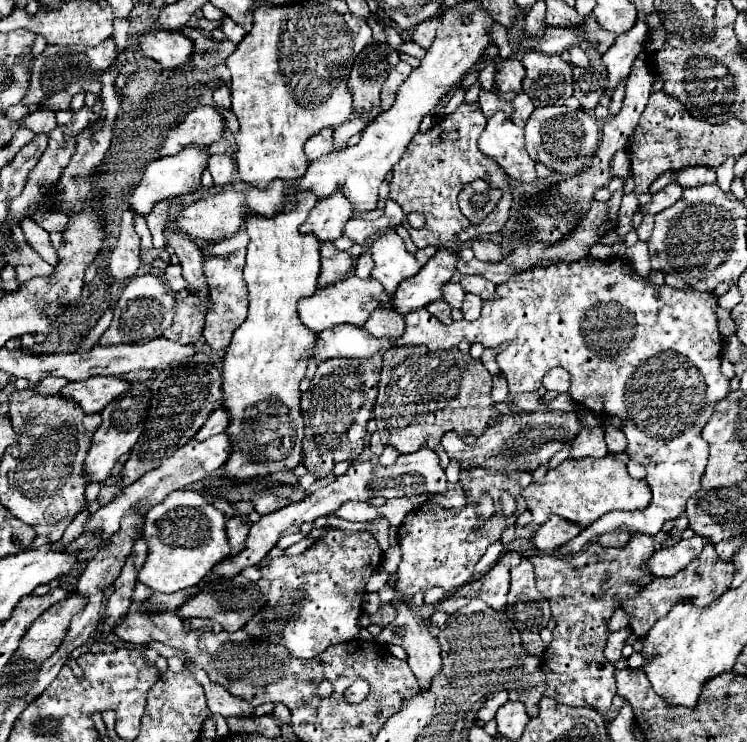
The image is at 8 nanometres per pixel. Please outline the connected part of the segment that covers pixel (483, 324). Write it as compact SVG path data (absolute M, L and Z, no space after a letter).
M582 257L572 263L558 263L550 267L532 267L510 277L506 283L496 285L496 295L484 301L482 315L476 321L454 321L452 325L442 325L426 309L408 313L406 333L400 341L376 339L364 327L336 325L318 335L310 359L318 363L334 357L368 359L374 353L384 353L392 347L414 347L426 345L428 349L450 349L462 339L482 343L488 349L498 351L498 365L508 381L510 393L530 393L542 383L542 377L552 367L562 367L570 373L570 397L572 401L584 405L598 415L620 417L624 421L624 435L628 439L628 457L646 467L646 481L652 489L652 501L640 511L612 511L594 521L578 537L570 539L558 551L562 555L576 555L584 545L592 543L596 537L616 531L620 527L630 533L656 535L668 519L676 519L686 511L688 497L700 489L700 477L708 463L708 443L702 439L702 427L708 423L714 405L730 393L730 381L720 373L720 351L722 337L716 325L716 295L696 289L678 291L668 285L660 287L660 297L654 297L654 287L642 277L632 273L632 267L618 257L598 261L592 257Z

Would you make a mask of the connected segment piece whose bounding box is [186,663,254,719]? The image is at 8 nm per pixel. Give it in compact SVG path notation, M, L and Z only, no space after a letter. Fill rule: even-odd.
M188 665L188 669L192 669L192 675L196 677L196 681L200 681L200 685L204 685L206 691L206 699L208 699L208 707L214 715L222 715L222 717L254 717L254 707L248 705L248 701L240 701L236 697L232 697L226 689L220 689L220 685L212 685L212 681L208 681L208 675L204 673L204 669L196 669L196 665Z

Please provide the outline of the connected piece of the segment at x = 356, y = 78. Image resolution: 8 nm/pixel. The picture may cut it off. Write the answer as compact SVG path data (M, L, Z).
M372 43L350 71L348 91L354 97L354 113L368 113L368 123L380 113L380 89L398 61L398 53L388 43Z

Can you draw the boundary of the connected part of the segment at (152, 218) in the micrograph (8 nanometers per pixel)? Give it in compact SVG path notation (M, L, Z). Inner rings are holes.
M160 201L154 205L152 213L146 217L146 223L148 223L152 239L154 239L154 247L164 247L164 243L166 243L164 227L168 221L168 209L170 209L170 201Z

